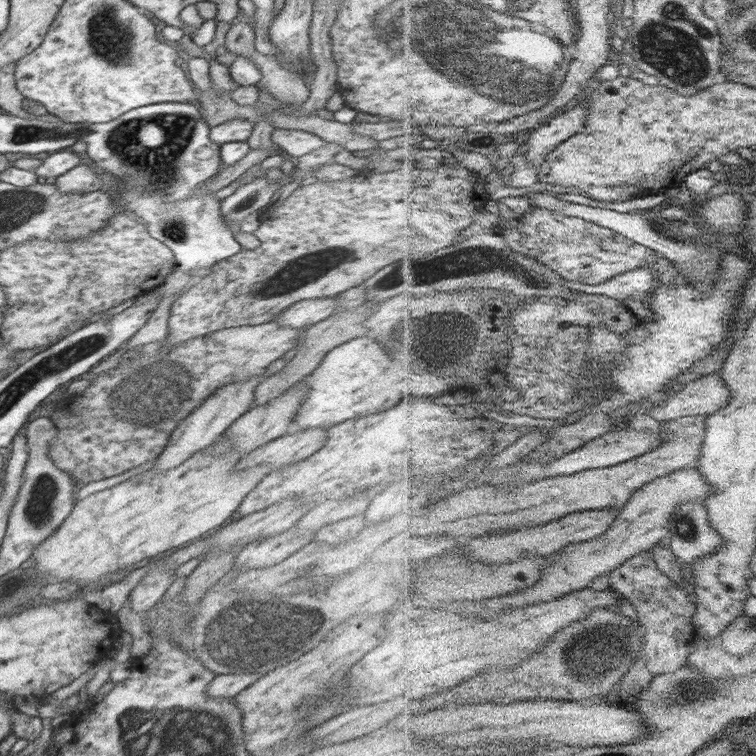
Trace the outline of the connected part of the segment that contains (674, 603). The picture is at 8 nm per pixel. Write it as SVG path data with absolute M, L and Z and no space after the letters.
M644 551L637 557L626 561L626 563L609 574L610 586L622 593L631 604L636 608L641 624L646 627L644 640L644 654L649 661L651 671L657 675L664 675L676 672L684 665L689 664L689 658L693 650L693 644L697 639L697 628L695 625L695 616L699 606L690 598L690 592L677 582L674 582L663 569L657 564L653 551Z

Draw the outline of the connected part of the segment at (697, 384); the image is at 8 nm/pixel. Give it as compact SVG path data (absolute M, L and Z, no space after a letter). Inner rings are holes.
M716 373L692 381L673 393L666 404L655 408L650 416L665 425L670 420L688 416L712 415L732 404L733 392L723 374Z

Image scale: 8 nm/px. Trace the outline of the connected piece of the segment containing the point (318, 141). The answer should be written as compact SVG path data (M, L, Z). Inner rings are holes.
M275 128L271 134L272 142L278 144L289 156L304 156L308 151L320 150L327 145L318 135L301 130Z

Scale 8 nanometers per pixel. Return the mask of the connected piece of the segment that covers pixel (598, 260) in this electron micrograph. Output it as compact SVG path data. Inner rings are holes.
M535 207L525 216L527 224L520 228L506 226L498 229L509 245L528 254L558 272L564 279L586 284L602 284L630 270L652 267L658 262L658 251L586 218L568 216L551 208Z

